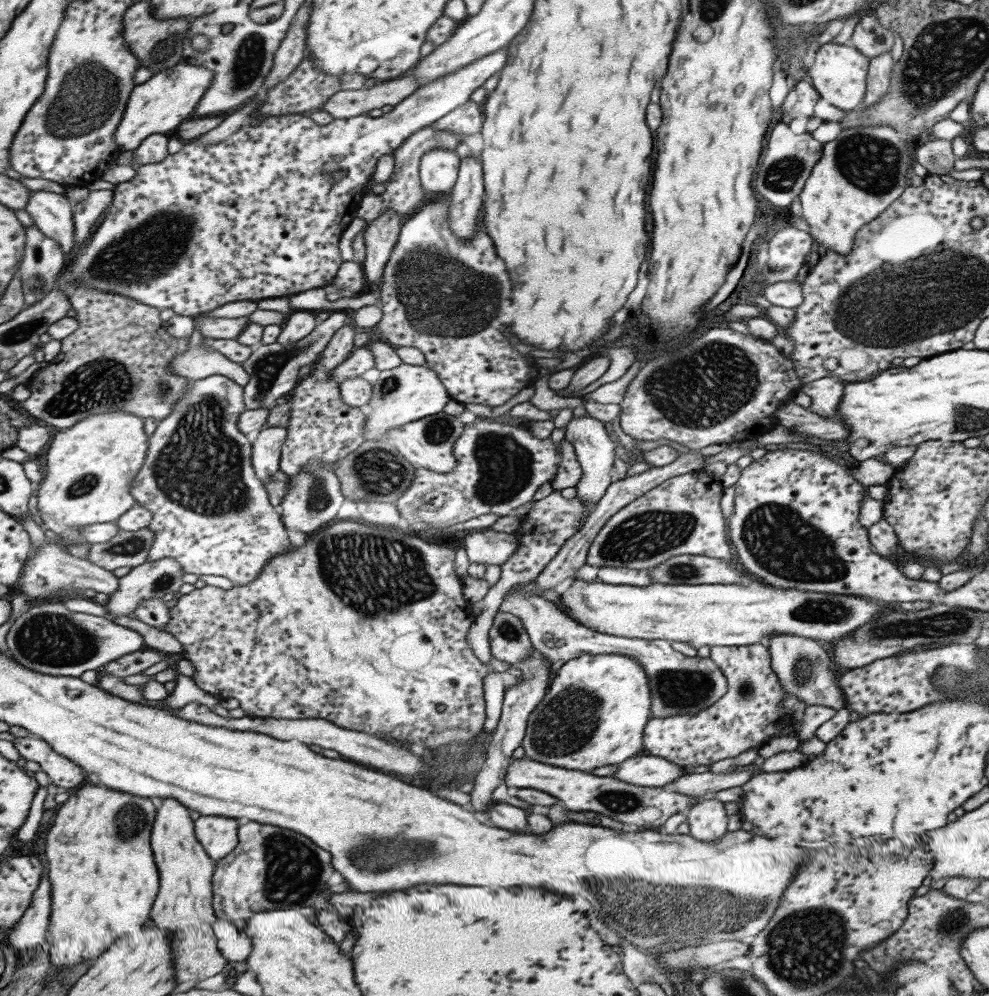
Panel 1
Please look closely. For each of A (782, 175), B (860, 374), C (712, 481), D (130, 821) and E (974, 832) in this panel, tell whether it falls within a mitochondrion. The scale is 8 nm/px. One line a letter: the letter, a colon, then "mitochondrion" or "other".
A: mitochondrion
B: other
C: other
D: mitochondrion
E: other

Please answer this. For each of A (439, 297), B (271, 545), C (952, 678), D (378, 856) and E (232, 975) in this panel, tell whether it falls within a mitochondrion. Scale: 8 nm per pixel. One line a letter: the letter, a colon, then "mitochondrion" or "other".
A: mitochondrion
B: other
C: mitochondrion
D: mitochondrion
E: other

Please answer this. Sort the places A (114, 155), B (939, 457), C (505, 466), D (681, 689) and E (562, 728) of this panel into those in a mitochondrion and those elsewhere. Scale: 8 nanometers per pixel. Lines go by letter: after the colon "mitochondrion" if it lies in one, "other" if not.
A: other
B: other
C: mitochondrion
D: mitochondrion
E: mitochondrion

